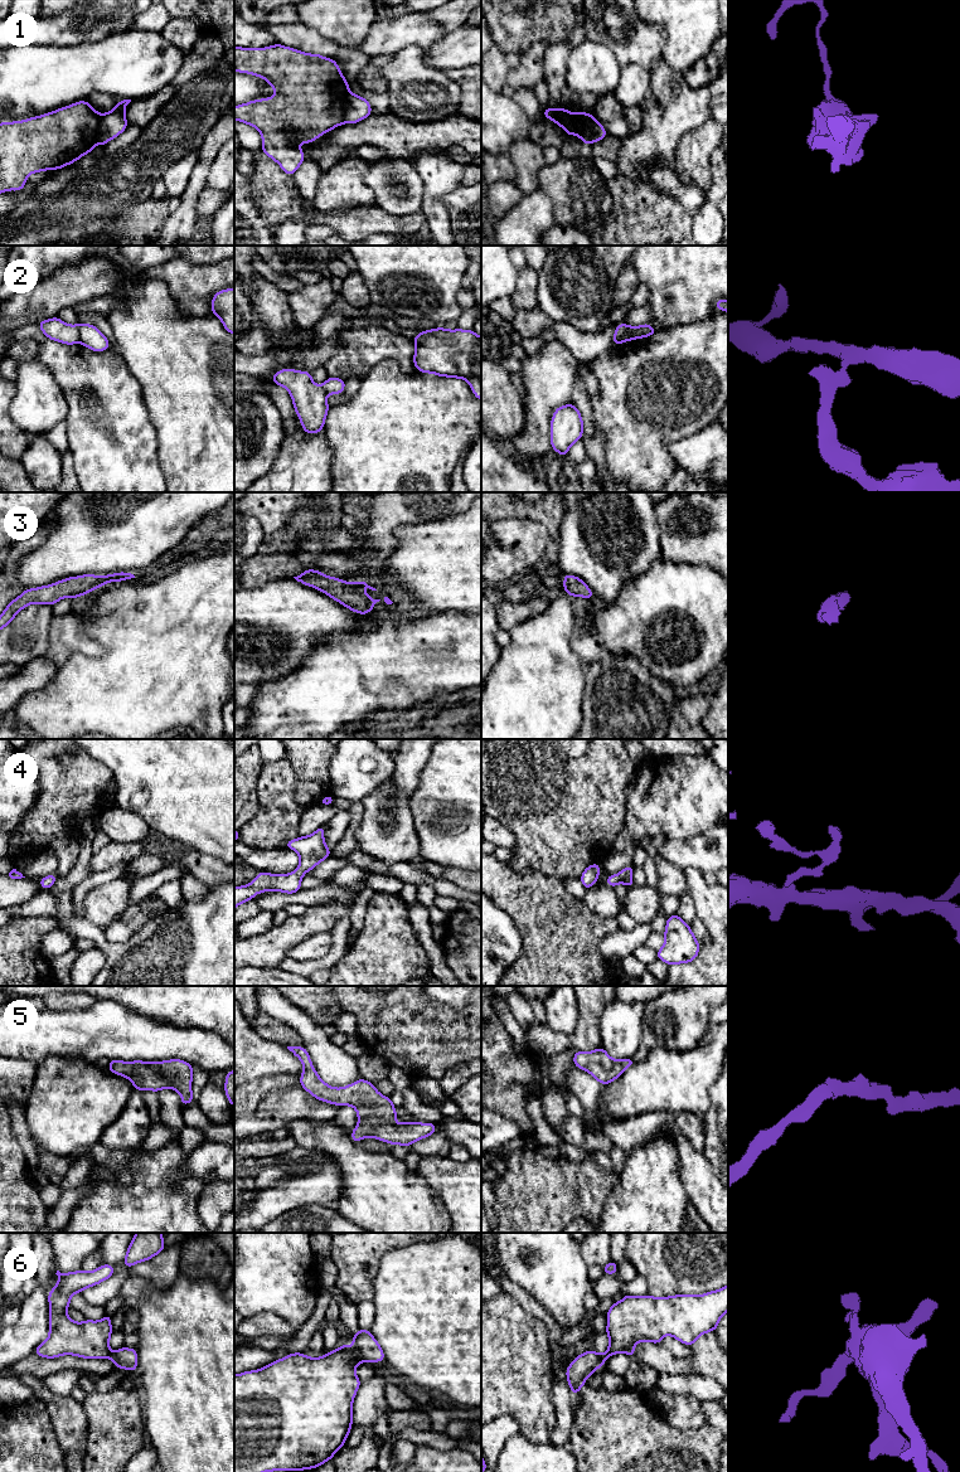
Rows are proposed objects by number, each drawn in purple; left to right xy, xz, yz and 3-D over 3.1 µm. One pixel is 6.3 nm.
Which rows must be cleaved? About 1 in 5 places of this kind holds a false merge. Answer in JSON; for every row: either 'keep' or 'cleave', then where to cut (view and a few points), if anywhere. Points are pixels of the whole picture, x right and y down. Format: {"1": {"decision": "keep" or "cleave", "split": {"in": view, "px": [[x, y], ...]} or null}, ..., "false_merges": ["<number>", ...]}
{"1": {"decision": "cleave", "split": {"in": "yz", "px": [[595, 118], [586, 130], [577, 125], [575, 132]]}}, "2": {"decision": "cleave", "split": {"in": "yz", "px": [[626, 325], [626, 333], [615, 344]]}}, "3": {"decision": "keep", "split": null}, "4": {"decision": "keep", "split": null}, "5": {"decision": "keep", "split": null}, "6": {"decision": "cleave", "split": {"in": "xz", "px": [[355, 1353], [362, 1360]]}}, "false_merges": ["1", "2", "6"]}

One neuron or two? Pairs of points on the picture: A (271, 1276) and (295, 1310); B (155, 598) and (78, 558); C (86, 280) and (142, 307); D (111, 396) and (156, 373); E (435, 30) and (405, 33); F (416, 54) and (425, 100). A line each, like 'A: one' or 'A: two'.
A: one
B: two
C: two
D: two
E: one
F: one

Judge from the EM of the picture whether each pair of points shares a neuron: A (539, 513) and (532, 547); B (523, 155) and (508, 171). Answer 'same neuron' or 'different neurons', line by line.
A: different neurons
B: different neurons

